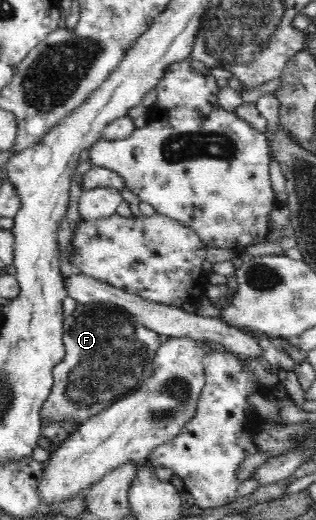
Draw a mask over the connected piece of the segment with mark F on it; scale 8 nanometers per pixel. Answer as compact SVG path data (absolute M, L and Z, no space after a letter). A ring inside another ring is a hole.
M112 303L78 304L74 314L63 320L63 329L65 356L53 370L53 387L41 411L44 421L84 423L88 418L112 407L112 404L134 392L149 377L156 352L162 346L158 332L146 328L126 309Z

